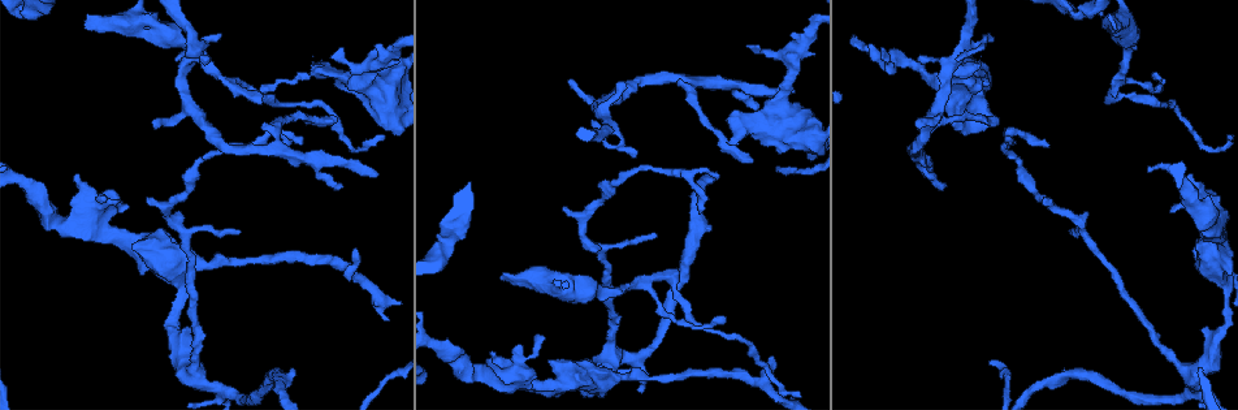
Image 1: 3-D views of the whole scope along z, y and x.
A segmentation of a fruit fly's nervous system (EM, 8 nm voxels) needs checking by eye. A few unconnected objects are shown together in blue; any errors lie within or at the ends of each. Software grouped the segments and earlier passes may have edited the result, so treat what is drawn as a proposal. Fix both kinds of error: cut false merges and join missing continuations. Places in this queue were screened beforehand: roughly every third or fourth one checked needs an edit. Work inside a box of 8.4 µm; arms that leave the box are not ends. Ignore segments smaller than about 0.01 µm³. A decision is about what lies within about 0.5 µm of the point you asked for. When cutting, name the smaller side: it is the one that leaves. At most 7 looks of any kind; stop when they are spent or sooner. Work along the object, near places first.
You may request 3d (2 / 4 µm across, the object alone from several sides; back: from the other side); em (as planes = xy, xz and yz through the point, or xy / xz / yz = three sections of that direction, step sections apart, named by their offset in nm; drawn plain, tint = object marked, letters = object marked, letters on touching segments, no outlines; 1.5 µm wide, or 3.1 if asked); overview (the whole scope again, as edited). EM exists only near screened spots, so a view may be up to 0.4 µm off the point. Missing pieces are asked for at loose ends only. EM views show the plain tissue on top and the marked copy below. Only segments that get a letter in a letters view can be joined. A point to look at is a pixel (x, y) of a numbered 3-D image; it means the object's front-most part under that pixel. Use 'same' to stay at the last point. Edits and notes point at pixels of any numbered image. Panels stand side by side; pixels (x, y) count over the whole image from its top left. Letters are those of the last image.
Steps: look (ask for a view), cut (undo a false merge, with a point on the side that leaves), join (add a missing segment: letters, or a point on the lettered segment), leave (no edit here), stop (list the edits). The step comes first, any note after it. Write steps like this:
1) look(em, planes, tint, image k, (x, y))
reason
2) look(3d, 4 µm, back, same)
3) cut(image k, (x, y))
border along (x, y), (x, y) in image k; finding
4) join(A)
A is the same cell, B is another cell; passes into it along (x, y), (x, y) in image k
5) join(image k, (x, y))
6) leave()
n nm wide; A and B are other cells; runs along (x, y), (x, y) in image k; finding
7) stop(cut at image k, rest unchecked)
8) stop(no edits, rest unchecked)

look(em, planes, letters, image 1, (218, 33))
branch stops here

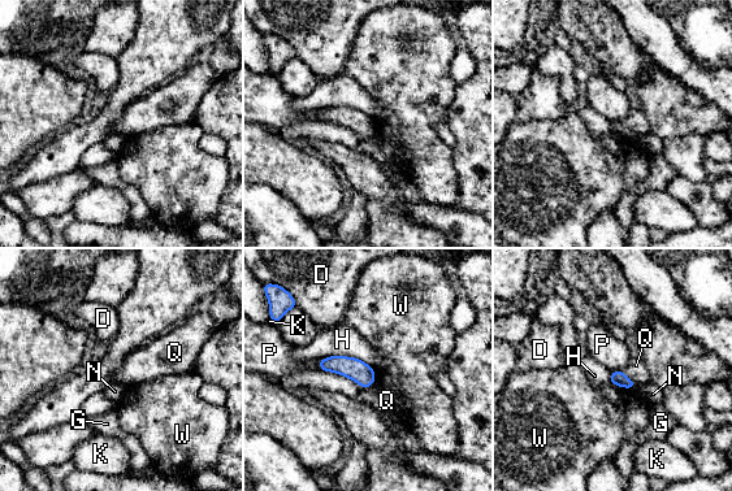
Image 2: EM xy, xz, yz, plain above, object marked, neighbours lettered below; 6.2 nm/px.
leave()
D, G, H, K, N, P, Q and W are other cells; border along (622, 369), (611, 372) in image 2; no lettered segment goes on from it

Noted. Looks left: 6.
look(em, planes, tint, image 1, (1119, 82))

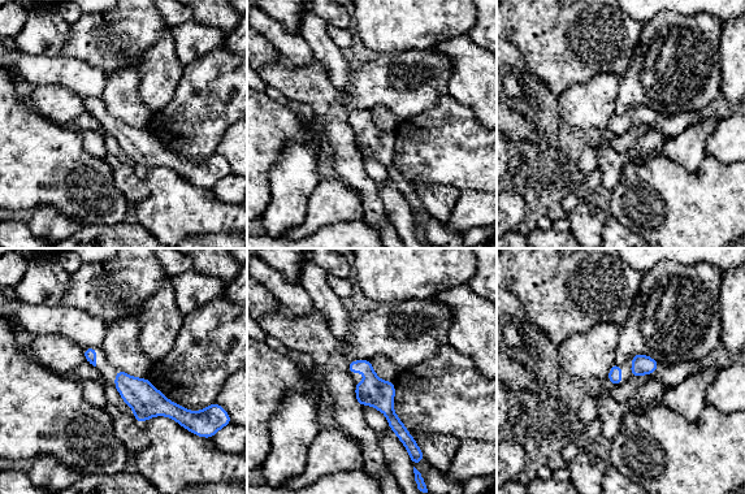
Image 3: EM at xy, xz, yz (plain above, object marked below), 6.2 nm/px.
look(em, planes, letters, same)

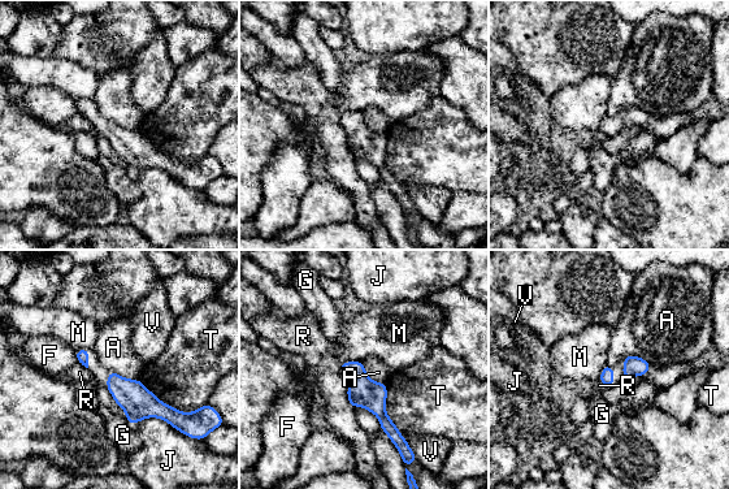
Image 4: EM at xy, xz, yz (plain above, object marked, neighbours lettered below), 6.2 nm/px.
leave()
A, F, G, J, M, R, T and V are other cells; runs along (346, 366), (363, 377), (407, 454) in image 4; one neuron here

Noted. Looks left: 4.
look(em, planes, letters, image 1, (89, 17))

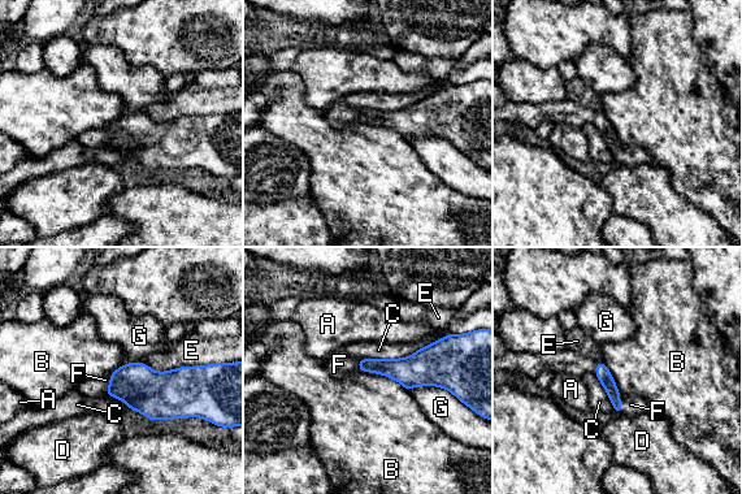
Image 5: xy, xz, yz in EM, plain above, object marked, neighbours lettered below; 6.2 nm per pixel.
join(F)
F is the same cell, A, B, C, D, E and G are other cells; passes into it along (602, 372), (621, 403), (630, 404) in image 5; it goes on there

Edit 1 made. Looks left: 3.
stop(join at image 5, rest unchecked)

